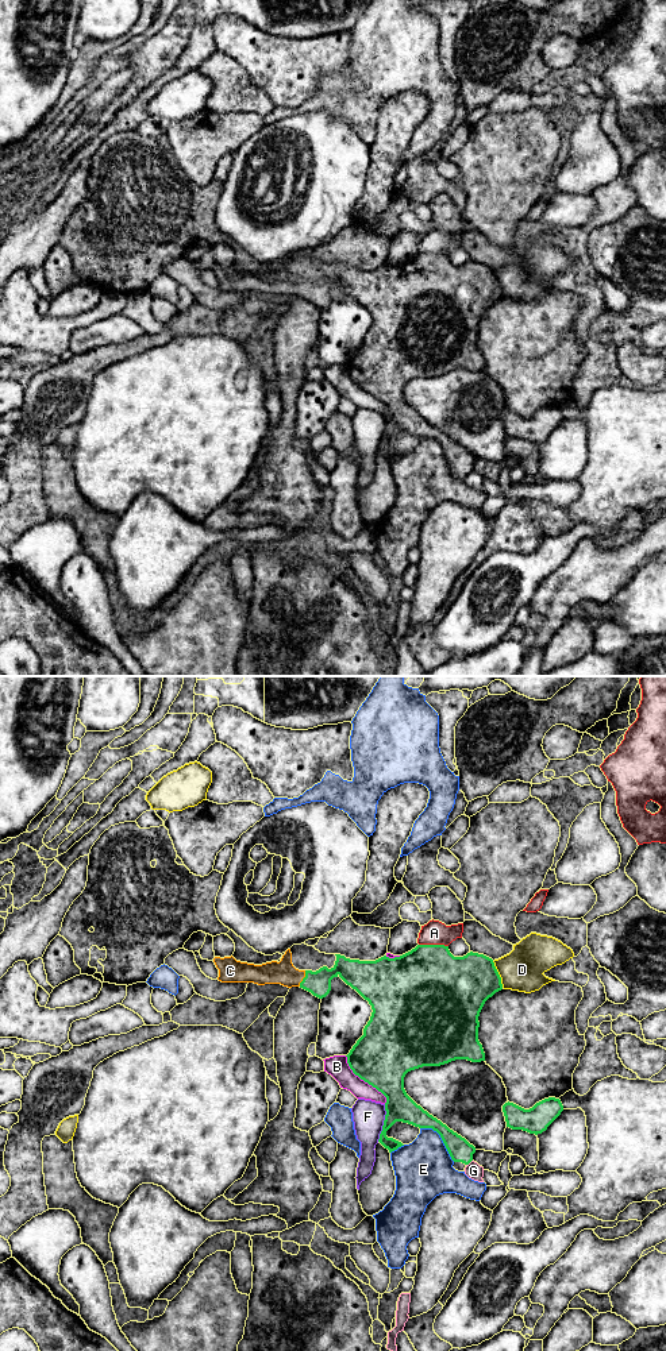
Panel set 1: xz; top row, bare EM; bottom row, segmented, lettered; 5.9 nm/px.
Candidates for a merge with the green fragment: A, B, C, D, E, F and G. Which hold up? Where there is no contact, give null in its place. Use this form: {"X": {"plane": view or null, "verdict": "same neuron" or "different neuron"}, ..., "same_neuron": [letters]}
{"A": {"plane": "xz", "verdict": "different neuron"}, "B": {"plane": "xz", "verdict": "different neuron"}, "C": {"plane": "xz", "verdict": "same neuron"}, "D": {"plane": "xz", "verdict": "different neuron"}, "E": {"plane": "xz", "verdict": "different neuron"}, "F": {"plane": "xz", "verdict": "different neuron"}, "G": {"plane": "xz", "verdict": "different neuron"}, "same_neuron": ["C"]}

